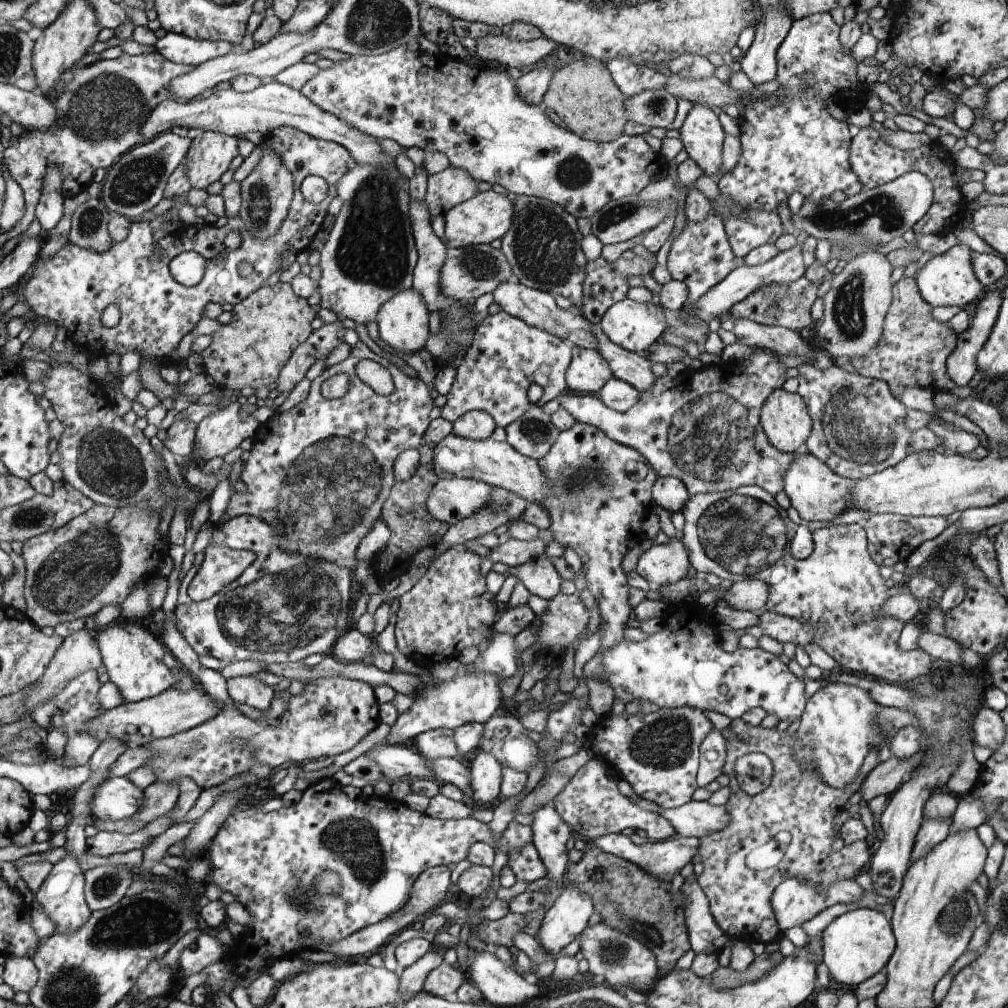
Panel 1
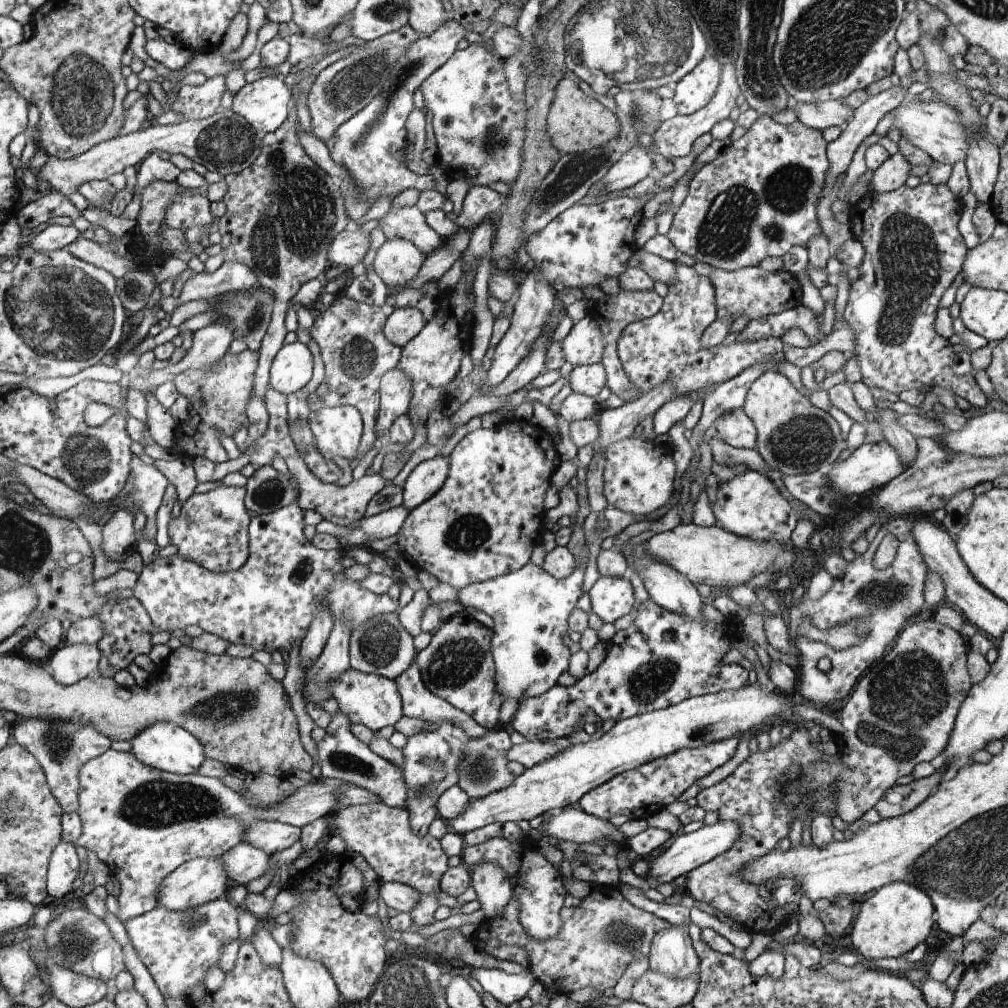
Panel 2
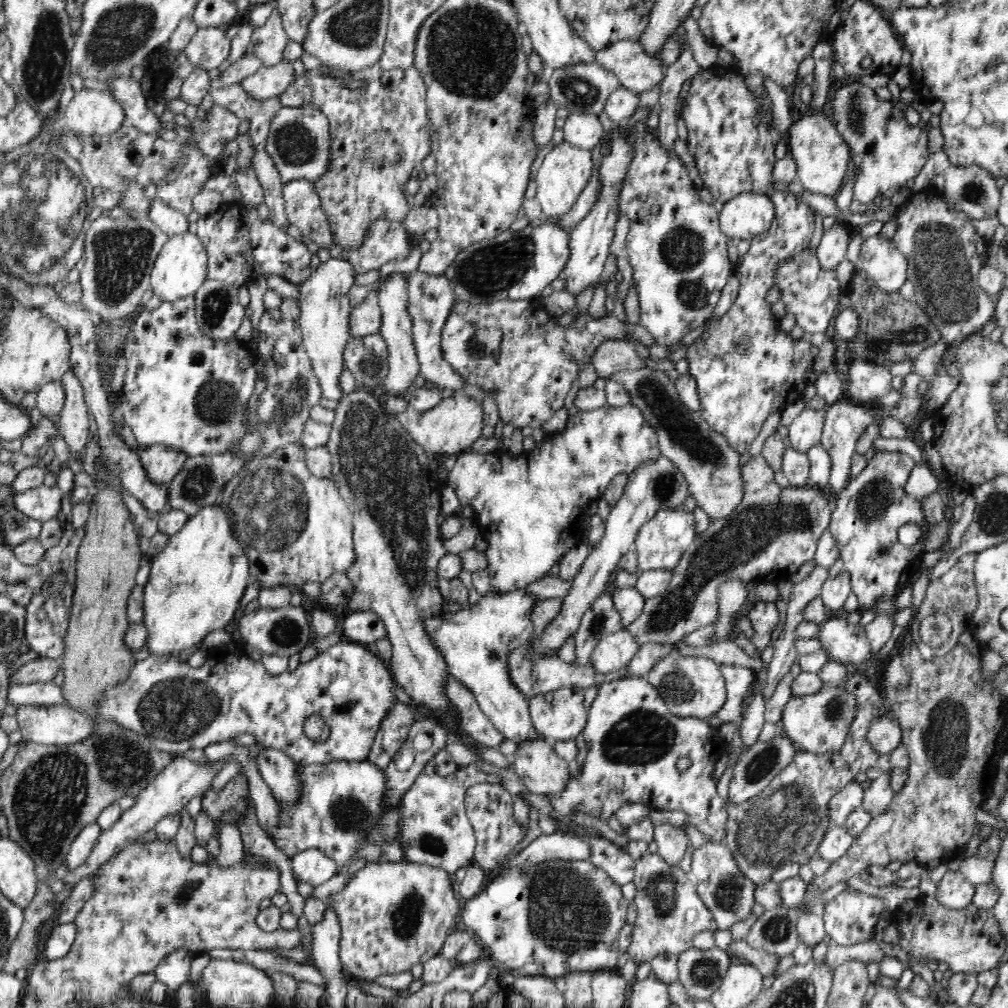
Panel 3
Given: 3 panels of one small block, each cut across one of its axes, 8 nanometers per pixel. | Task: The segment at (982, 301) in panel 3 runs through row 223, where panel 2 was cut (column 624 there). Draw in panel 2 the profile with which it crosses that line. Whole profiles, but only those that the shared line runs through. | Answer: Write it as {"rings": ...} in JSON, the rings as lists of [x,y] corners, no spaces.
{"rings":[[[618,886],[614,887],[594,887],[592,893],[582,901],[579,901],[578,910],[574,908],[566,908],[562,910],[562,918],[568,916],[564,922],[561,922],[561,929],[557,936],[548,940],[540,941],[533,938],[519,924],[517,915],[519,912],[519,903],[513,896],[512,901],[506,906],[504,917],[492,923],[492,927],[488,930],[488,938],[484,942],[480,942],[477,937],[474,940],[480,950],[484,950],[486,943],[490,942],[493,946],[498,947],[499,944],[520,944],[531,953],[530,970],[538,982],[547,984],[550,991],[574,993],[583,987],[591,987],[598,991],[604,991],[606,988],[615,987],[621,979],[628,964],[632,960],[634,954],[642,953],[649,955],[649,947],[656,932],[663,930],[669,926],[667,921],[657,918],[654,914],[646,910],[637,908],[631,904],[621,892]]]}

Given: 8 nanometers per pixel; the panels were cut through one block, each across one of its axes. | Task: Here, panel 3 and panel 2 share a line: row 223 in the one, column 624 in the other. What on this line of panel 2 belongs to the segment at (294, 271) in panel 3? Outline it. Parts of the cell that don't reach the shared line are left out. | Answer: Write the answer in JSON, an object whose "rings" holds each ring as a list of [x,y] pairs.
{"rings":[[[637,198],[605,199],[602,204],[574,204],[556,216],[546,227],[540,228],[540,232],[533,235],[526,244],[526,257],[531,258],[538,269],[548,276],[548,280],[558,291],[564,288],[584,288],[584,286],[599,286],[599,283],[612,276],[619,280],[619,276],[629,268],[628,260],[636,254],[640,248],[636,246],[635,229],[644,220],[643,207],[648,201],[640,201]]]}

